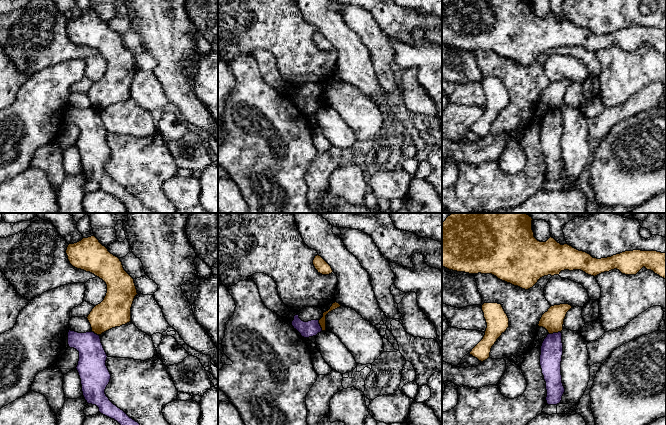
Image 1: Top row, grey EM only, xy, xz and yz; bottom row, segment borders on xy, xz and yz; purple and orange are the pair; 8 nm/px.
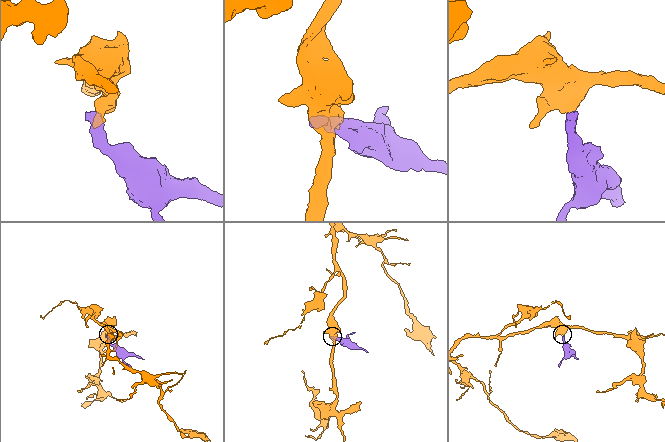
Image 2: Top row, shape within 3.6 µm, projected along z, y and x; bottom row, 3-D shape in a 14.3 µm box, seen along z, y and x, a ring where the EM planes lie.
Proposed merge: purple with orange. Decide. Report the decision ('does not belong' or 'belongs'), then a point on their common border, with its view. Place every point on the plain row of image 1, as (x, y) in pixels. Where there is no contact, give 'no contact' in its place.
does not belong; contact yz (554, 109)

